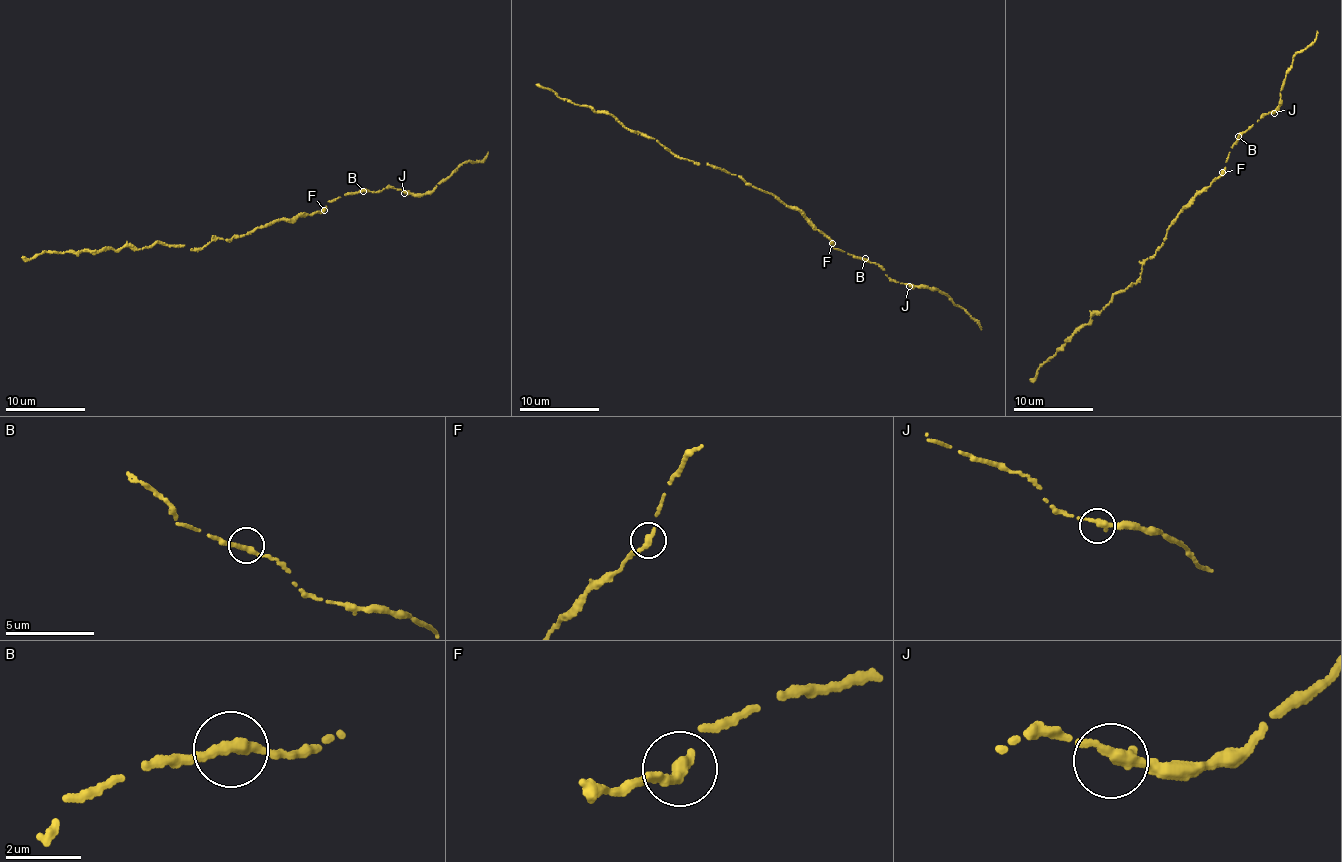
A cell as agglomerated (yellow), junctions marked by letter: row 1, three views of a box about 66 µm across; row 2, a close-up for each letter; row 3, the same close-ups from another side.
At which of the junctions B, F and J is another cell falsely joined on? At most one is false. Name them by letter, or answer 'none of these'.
none of these

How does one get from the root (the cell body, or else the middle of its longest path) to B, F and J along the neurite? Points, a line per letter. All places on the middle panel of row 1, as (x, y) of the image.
B: (777, 198), (788, 207), (804, 212), (818, 230), (828, 237), (833, 247), (865, 258)
F: (777, 198), (788, 207), (799, 208), (832, 242)
J: (777, 198), (788, 207), (804, 212), (818, 230), (828, 237), (833, 247), (879, 264), (888, 277), (909, 286)

